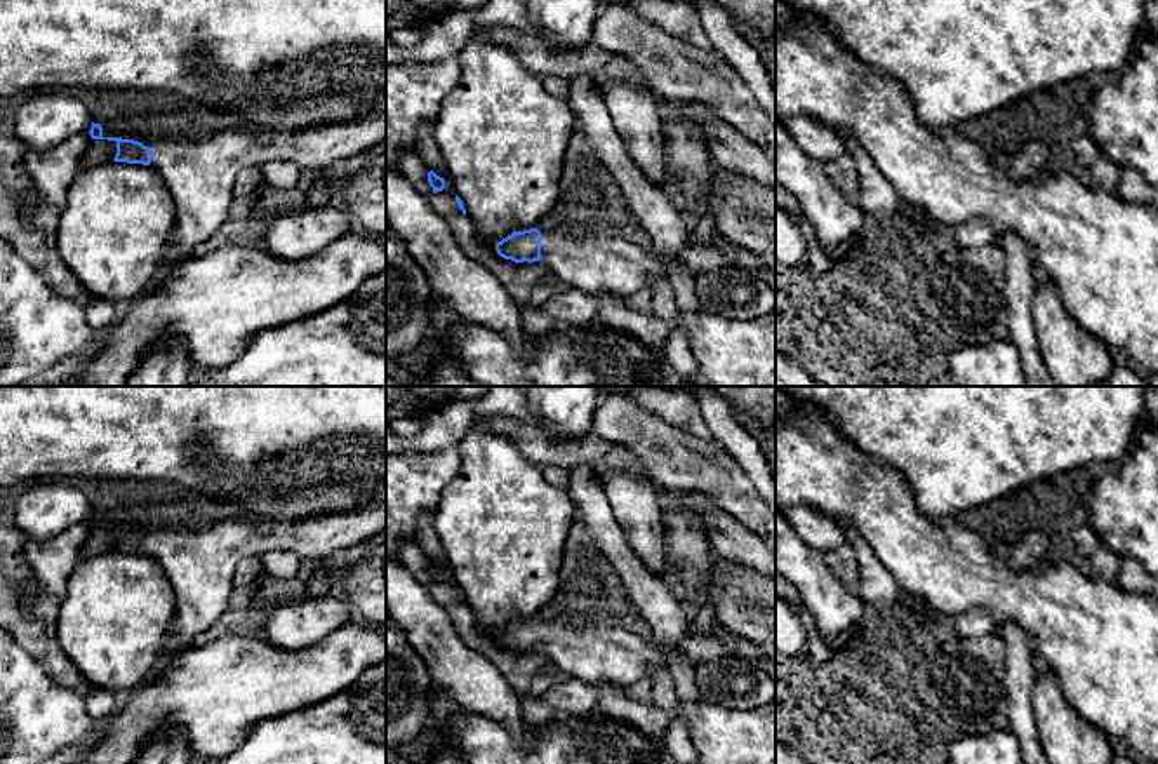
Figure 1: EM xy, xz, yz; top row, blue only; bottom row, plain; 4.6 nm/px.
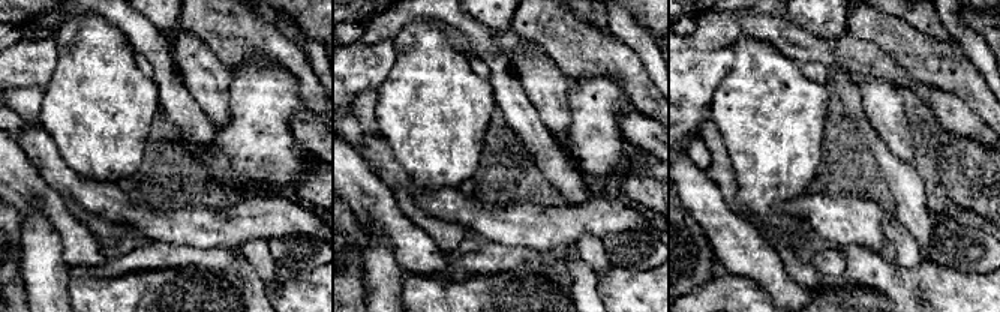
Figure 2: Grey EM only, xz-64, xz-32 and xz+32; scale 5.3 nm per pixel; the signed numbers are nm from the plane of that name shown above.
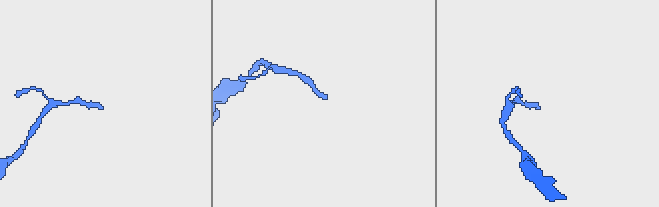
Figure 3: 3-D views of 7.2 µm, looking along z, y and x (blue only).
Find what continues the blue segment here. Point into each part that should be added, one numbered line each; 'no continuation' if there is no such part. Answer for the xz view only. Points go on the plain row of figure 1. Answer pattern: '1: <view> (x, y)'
1: xz (600, 653)

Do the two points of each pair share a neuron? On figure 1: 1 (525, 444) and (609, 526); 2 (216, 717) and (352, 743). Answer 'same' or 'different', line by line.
1: different
2: different

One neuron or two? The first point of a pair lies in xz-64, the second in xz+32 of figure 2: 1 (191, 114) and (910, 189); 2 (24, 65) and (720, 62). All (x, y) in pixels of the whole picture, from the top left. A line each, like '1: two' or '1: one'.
1: one
2: one

